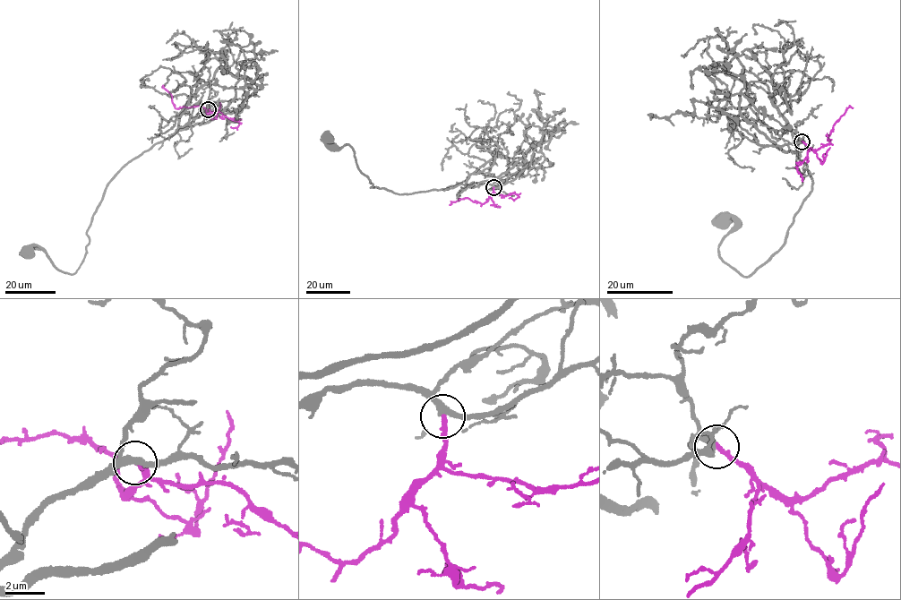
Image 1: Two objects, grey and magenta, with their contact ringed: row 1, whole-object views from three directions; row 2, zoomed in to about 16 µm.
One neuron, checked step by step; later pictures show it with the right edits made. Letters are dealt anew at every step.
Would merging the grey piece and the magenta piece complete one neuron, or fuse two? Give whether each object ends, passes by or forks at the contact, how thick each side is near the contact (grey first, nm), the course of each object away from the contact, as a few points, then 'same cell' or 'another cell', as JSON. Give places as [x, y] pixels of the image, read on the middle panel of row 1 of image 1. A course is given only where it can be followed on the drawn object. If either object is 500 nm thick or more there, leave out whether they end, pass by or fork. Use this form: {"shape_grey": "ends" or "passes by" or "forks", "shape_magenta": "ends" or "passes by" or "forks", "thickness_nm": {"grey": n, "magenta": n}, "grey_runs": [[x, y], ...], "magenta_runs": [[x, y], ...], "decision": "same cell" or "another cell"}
{"shape_grey": "passes by", "shape_magenta": "ends", "thickness_nm": {"grey": 320, "magenta": 260}, "grey_runs": [[493, 187], [462, 184], [408, 194], [370, 187], [351, 147], [338, 147], [326, 138]], "magenta_runs": [[493, 187], [493, 192], [483, 203], [461, 199], [450, 205]], "decision": "same cell"}

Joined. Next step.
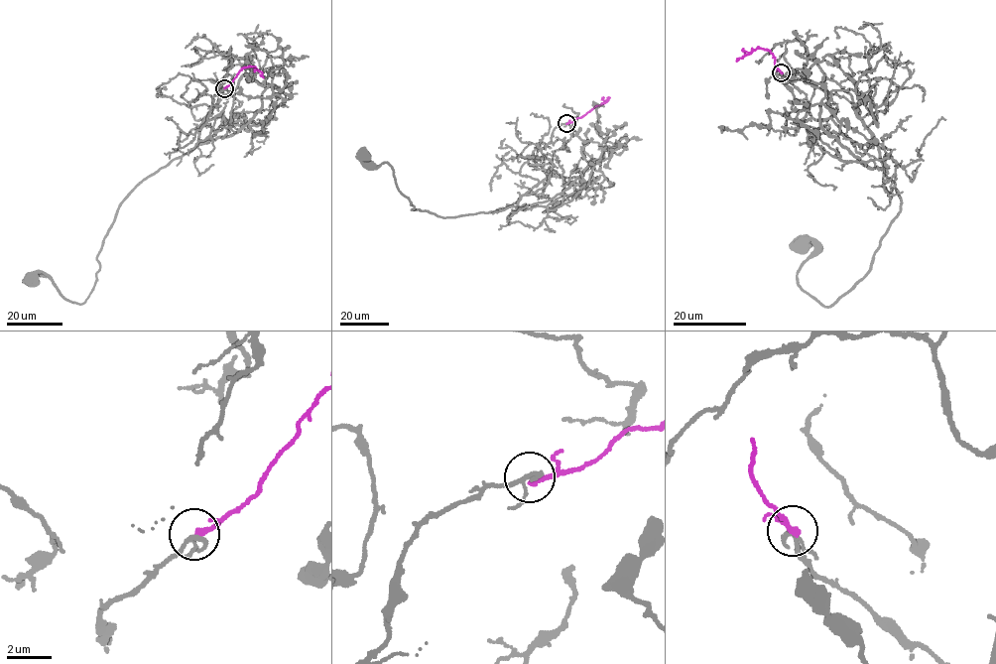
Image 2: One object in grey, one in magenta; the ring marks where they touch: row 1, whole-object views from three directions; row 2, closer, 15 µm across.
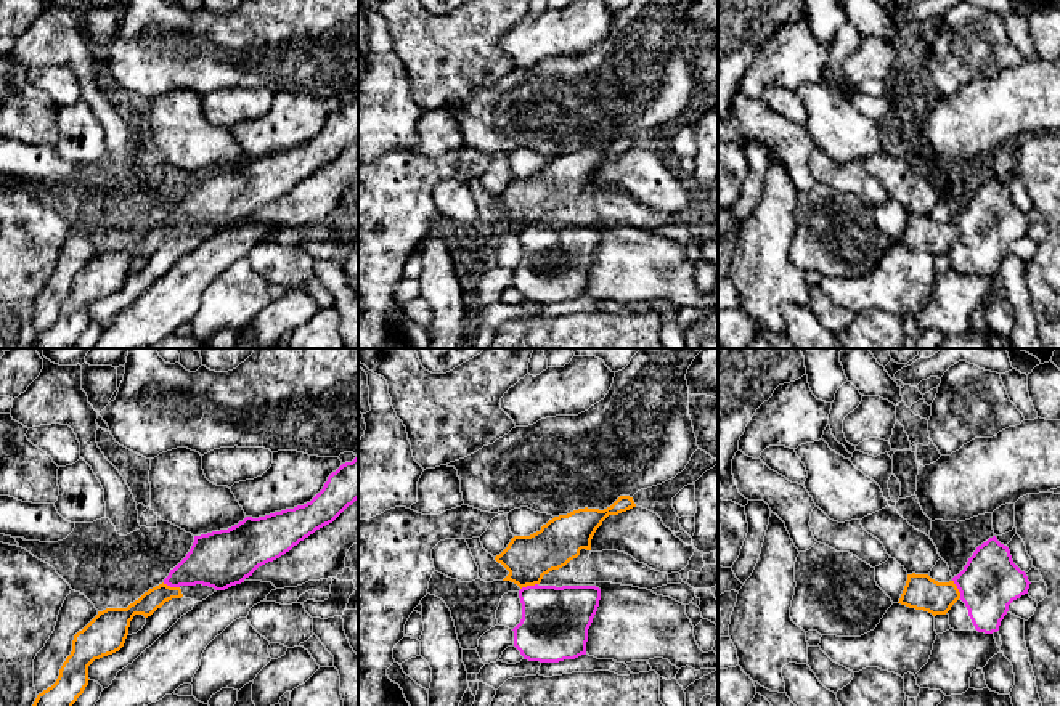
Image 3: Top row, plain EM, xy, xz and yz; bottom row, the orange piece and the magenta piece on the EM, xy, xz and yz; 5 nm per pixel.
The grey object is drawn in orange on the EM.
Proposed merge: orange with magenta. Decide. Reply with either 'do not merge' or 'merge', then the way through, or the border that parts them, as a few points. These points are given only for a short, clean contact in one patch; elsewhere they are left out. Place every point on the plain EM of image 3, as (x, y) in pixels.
do not merge | along yz (953, 220), (961, 238)

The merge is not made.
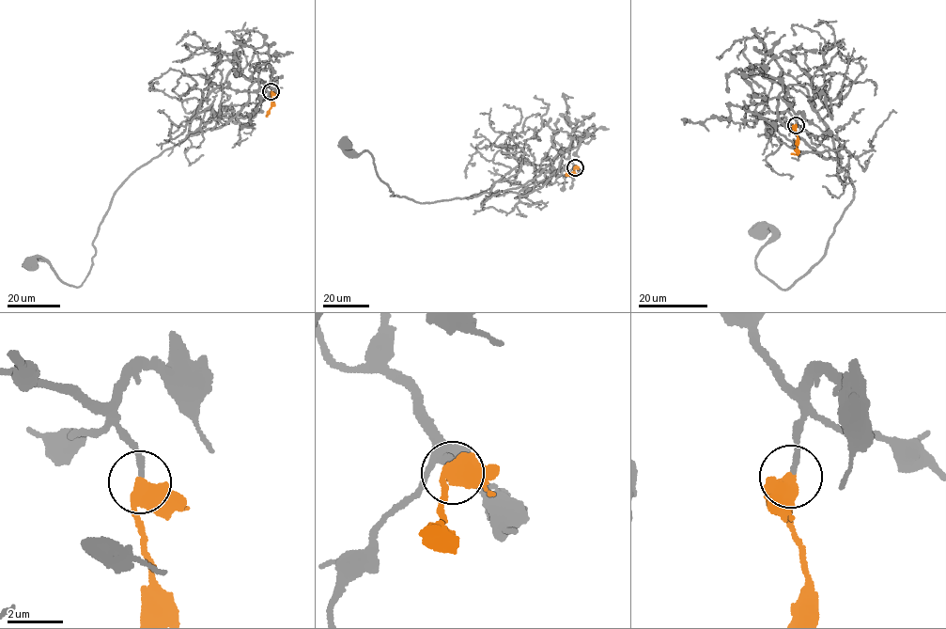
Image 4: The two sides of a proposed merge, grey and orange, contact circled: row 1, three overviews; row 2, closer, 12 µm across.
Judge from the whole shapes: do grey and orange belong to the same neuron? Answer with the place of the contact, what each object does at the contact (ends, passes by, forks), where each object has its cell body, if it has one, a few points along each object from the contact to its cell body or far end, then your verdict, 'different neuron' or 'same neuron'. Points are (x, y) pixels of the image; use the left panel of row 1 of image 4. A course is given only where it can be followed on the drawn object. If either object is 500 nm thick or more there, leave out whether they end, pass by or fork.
place (271, 91); soma grey (30, 265); soma orange none; course grey (271, 91), (258, 79), (226, 122), (192, 133), (131, 175), (103, 217), (79, 287), (41, 257), (28, 267); course orange (271, 91), (272, 104), (267, 117); same neuron

